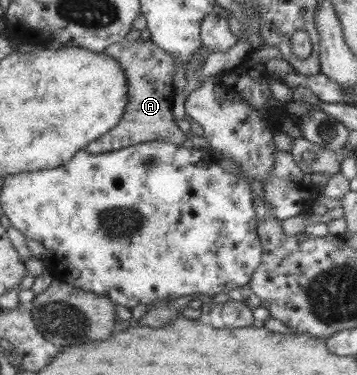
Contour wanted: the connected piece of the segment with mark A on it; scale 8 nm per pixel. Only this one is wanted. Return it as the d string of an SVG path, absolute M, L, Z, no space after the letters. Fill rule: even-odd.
M150 39L122 40L119 43L110 44L101 53L114 57L125 69L130 94L127 96L126 112L120 122L84 150L87 153L98 154L153 140L163 140L176 146L187 140L173 121L171 114L172 99L175 95L171 83L175 74L172 56L155 46Z

